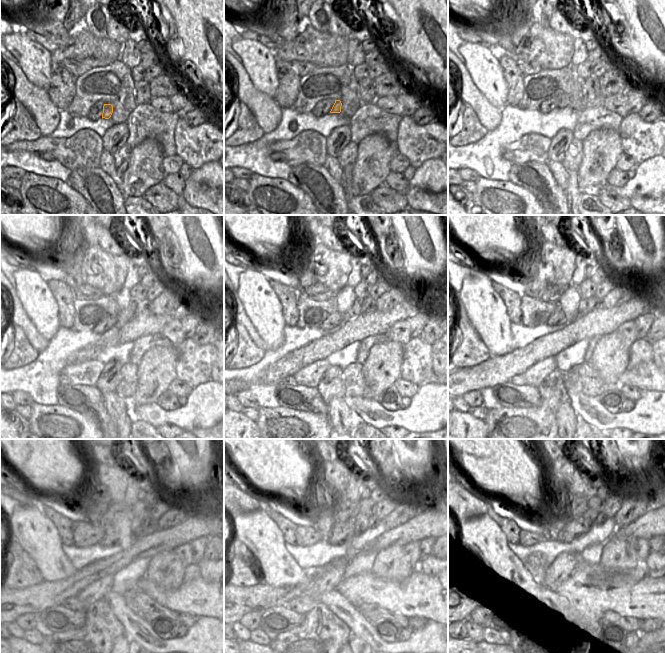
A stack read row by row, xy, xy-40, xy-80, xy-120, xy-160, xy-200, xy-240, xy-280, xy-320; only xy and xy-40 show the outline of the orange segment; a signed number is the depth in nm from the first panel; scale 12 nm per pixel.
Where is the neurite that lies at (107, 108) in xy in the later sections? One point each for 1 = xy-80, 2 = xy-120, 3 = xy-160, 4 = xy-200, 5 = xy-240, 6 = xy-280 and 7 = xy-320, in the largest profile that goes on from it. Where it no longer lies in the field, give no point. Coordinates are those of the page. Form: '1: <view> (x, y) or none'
1: xy-80 (564, 101)
2: xy-120 (130, 312)
3: xy-160 (356, 309)
4: xy-200 (583, 307)
5: xy-240 (136, 523)
6: xy-280 (361, 522)
7: xy-320 (590, 515)

